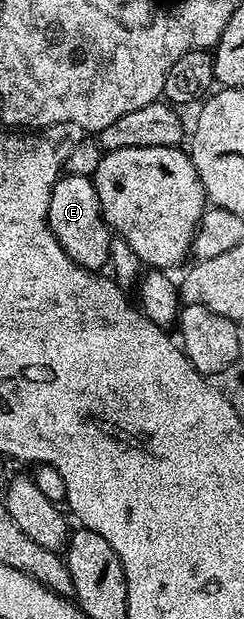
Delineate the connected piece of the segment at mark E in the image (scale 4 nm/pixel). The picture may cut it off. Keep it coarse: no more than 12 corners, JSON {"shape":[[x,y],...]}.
{"shape":[[57,178],[49,230],[79,267],[108,266],[111,230],[90,178]]}

